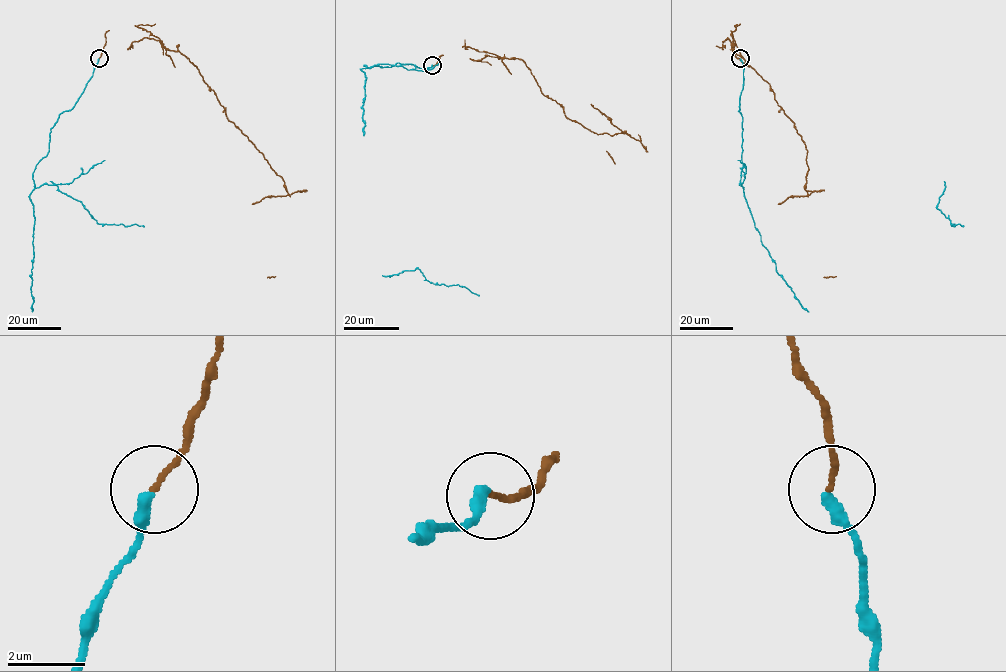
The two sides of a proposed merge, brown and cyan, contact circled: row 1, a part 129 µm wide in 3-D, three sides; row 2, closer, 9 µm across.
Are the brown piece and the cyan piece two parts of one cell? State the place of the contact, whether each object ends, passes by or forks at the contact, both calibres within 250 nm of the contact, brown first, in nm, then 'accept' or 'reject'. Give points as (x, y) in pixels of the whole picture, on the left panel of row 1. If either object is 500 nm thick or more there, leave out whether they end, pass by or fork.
at (99, 58); brown ends there; cyan ends there; 130 nm thick on the brown side, 360 nm on the other; reject

